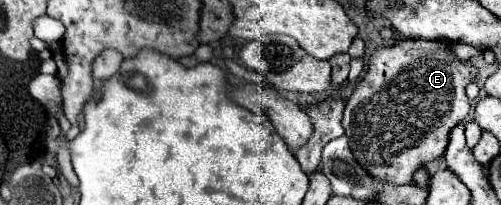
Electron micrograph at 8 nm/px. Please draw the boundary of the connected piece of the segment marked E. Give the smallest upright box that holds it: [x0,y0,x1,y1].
[343,40,479,184]

